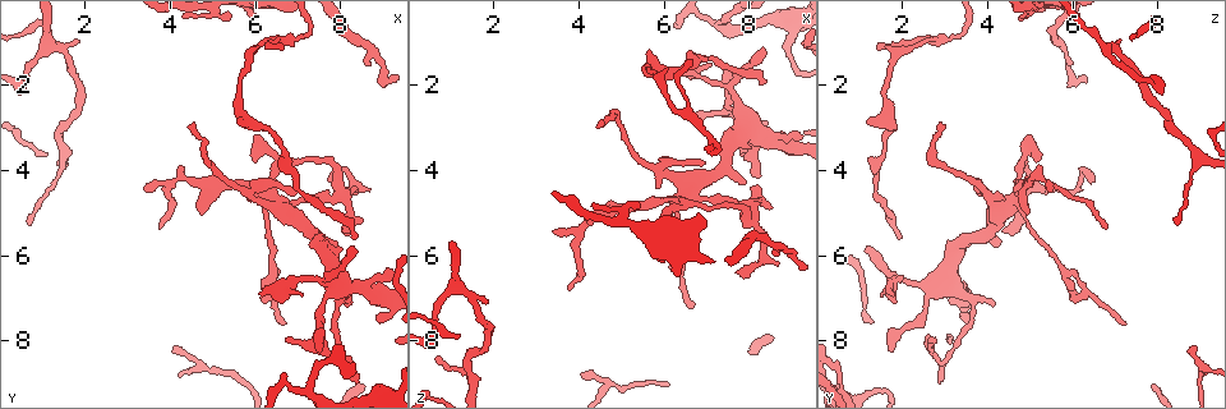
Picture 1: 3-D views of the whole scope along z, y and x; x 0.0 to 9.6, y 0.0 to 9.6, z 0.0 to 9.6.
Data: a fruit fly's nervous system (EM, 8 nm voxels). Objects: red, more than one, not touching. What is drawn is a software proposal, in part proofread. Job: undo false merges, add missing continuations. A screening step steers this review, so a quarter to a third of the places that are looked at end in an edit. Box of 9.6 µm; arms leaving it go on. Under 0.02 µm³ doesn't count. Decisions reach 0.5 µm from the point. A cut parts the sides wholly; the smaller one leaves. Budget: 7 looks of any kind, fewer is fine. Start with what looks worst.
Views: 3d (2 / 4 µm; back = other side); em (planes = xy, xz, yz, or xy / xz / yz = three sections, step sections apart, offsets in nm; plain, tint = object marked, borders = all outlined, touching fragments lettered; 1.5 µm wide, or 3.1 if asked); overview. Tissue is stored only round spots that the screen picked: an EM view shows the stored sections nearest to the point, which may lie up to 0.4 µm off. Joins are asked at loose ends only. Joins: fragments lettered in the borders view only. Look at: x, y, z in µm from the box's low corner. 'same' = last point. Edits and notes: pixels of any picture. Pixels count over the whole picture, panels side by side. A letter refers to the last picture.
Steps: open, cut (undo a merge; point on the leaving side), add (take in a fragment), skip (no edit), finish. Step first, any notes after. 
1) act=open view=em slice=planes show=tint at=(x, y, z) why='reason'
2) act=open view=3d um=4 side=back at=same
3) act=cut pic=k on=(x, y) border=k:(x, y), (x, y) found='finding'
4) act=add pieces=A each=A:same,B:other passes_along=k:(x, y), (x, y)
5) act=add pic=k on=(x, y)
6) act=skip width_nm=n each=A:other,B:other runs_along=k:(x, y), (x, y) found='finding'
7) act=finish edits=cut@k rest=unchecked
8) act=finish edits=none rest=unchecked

act=open view=3d um=4 at=(6.80, 8.05, 2.80) why='tapers out'

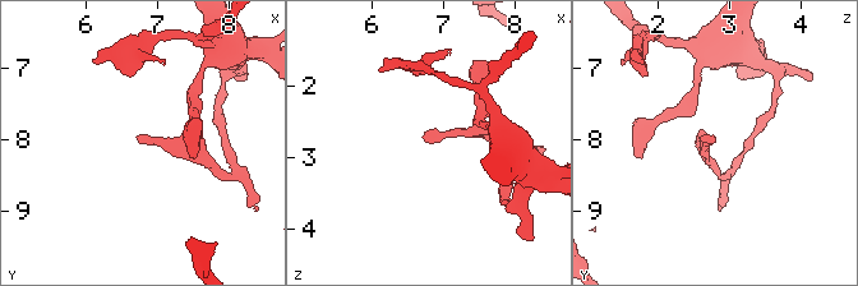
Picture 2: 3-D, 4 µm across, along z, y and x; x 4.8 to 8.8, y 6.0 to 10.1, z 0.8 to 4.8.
act=open view=em slice=planes show=borders at=(6.75, 8.05, 2.85) why='now the EM'

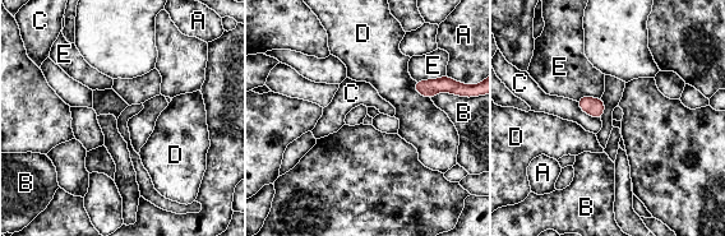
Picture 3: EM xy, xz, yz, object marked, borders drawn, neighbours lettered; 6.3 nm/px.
act=skip width_nm=130 longest_contact=C:200nm each=A:other,B:other,C:other,D:other,E:other found='no lettered fragment goes on from it'

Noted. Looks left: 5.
act=open view=3d um=2 at=(8.30, 9.00, 2.80) why='free end'

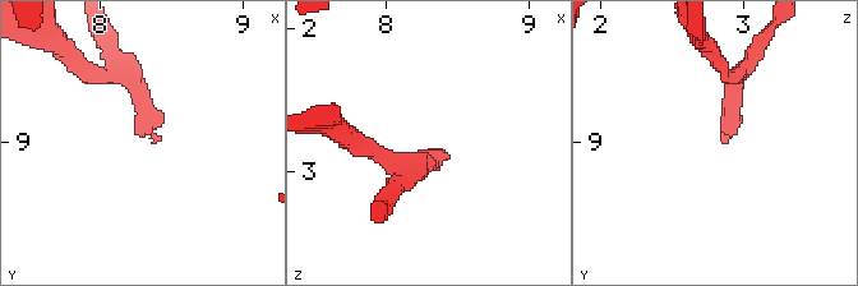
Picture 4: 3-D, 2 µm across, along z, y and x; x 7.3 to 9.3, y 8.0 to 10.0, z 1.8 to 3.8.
act=open view=em slice=planes show=borders at=(8.38, 9.00, 2.86)

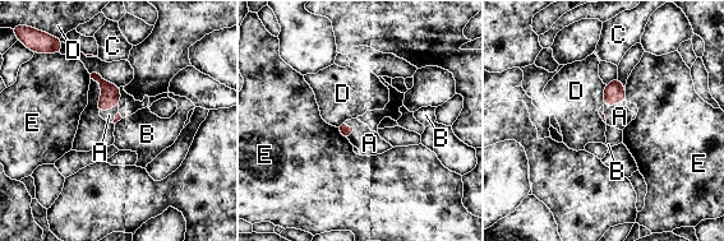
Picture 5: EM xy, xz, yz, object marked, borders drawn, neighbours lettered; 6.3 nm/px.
act=add pieces=A each=A:same,B:other,C:other,D:other,E:other found='the neuron continues'

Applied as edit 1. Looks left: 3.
act=open view=3d um=4 at=(6.65, 7.60, 7.20) why='thin end'

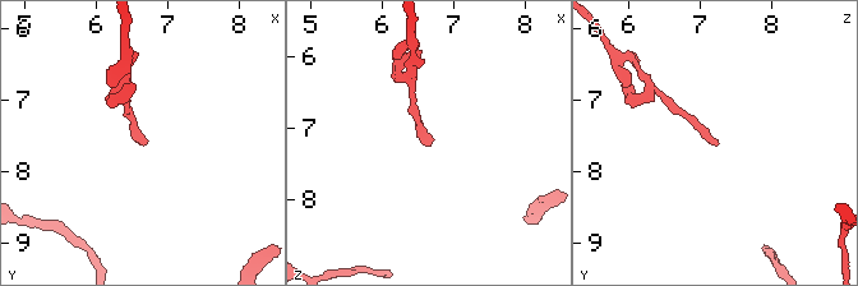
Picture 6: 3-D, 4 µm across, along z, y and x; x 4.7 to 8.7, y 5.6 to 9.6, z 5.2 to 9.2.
act=open view=em slice=planes show=borders at=(6.70, 7.60, 7.20)

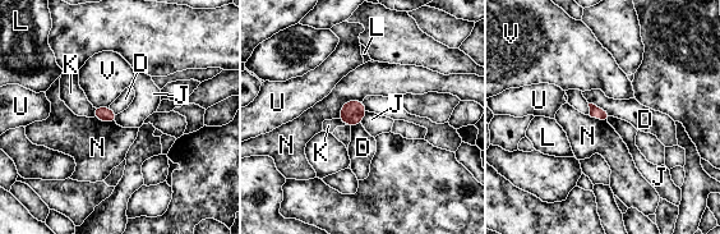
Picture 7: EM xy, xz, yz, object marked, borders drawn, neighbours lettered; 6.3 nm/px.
act=skip each=D:other,J:other,K:other,L:other,N:other,U:other,V:other border=7:(368, 111), (360, 123) found='none of them fits'

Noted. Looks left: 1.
act=finish edits=add@5 rest=unchecked

